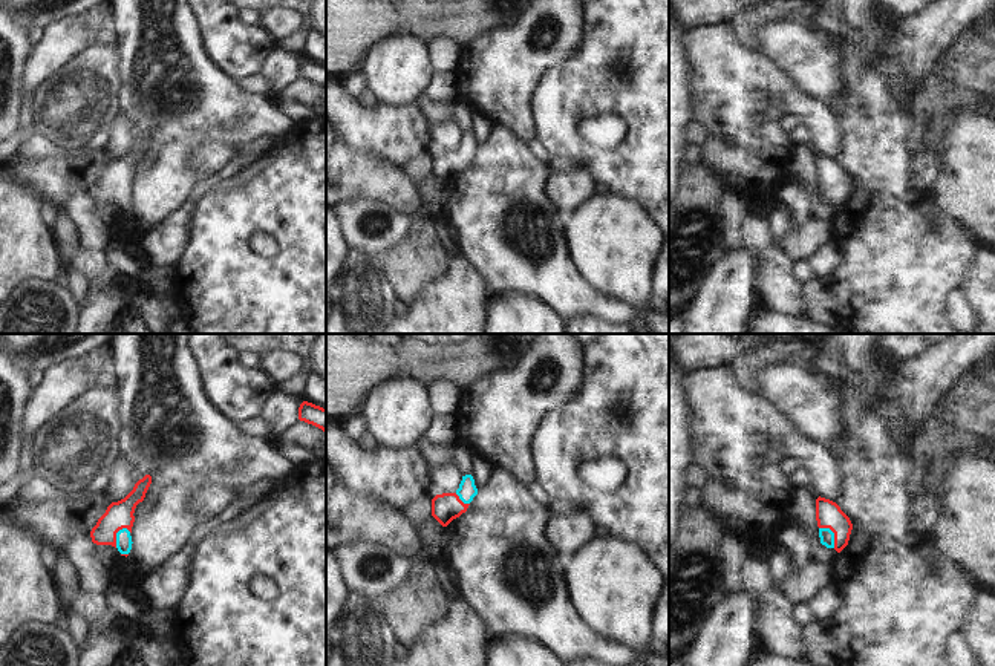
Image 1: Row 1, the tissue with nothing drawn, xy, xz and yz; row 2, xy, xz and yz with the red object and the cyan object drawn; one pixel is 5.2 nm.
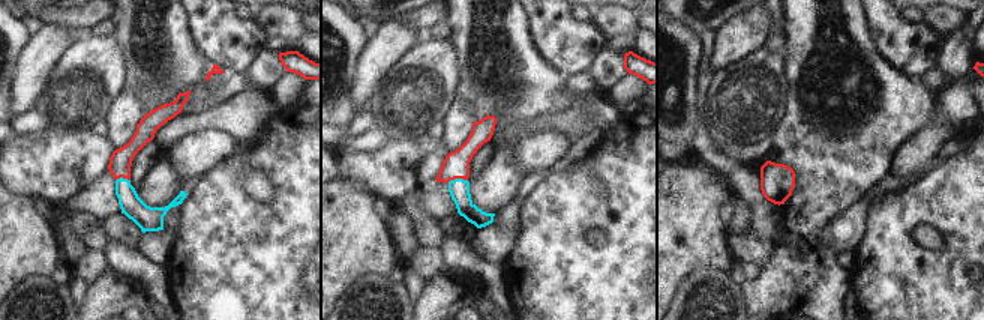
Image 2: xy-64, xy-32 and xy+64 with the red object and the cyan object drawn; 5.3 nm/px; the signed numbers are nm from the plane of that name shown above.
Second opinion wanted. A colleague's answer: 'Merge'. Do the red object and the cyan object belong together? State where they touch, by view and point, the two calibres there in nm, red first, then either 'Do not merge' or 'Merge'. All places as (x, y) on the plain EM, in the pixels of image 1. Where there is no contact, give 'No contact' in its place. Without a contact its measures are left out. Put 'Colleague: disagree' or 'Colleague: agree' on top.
Colleague: agree
Touches red at yz (833, 189). Thickness 140 nm (red) against 80 nm. Merge

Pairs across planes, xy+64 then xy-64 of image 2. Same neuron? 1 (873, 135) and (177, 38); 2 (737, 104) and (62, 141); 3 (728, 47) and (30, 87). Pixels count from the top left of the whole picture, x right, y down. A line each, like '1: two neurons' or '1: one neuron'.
1: one neuron
2: two neurons
3: one neuron

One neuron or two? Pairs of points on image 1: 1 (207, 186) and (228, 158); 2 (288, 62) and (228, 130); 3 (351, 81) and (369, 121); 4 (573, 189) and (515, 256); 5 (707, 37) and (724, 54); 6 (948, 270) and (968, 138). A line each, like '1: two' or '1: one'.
1: two
2: two
3: two
4: two
5: one
6: two

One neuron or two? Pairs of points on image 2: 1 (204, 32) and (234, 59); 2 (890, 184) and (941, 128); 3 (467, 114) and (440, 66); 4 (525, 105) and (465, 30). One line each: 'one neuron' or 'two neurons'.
1: one neuron
2: two neurons
3: two neurons
4: one neuron

